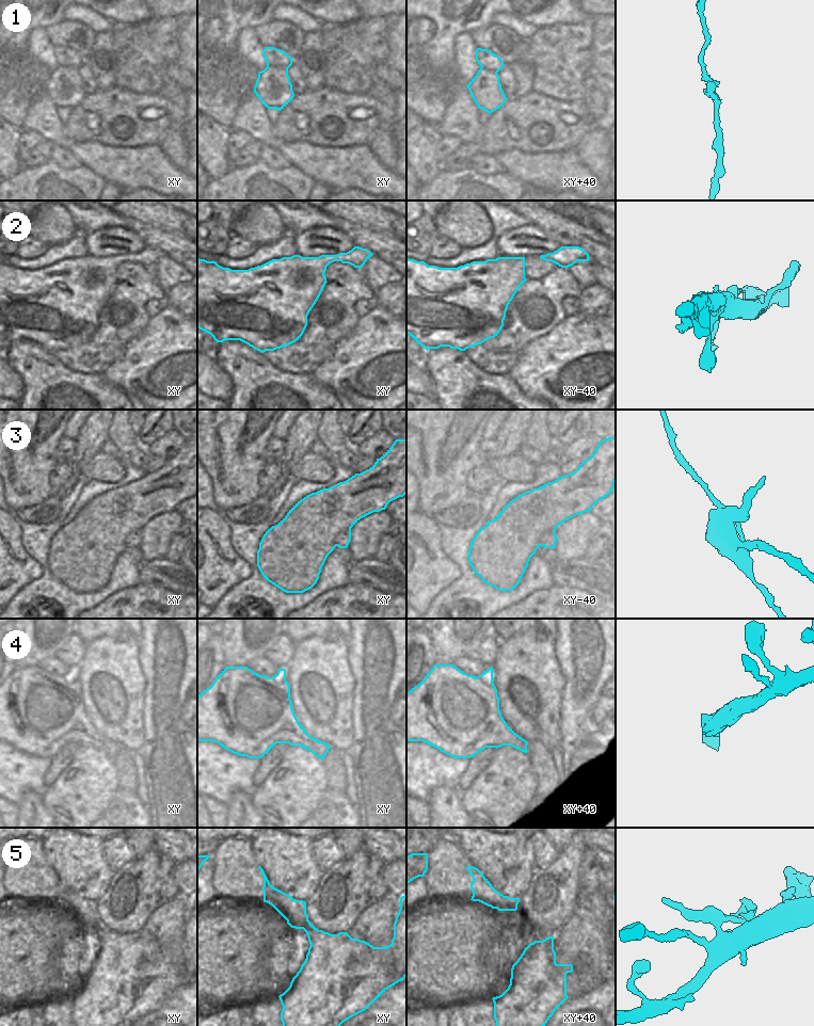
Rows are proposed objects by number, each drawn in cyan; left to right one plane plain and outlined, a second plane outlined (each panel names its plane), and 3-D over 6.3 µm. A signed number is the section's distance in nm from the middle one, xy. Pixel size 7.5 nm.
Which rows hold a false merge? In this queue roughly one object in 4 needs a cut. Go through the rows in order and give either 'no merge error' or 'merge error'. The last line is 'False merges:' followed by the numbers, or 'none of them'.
1: no merge error
2: merge error
3: merge error
4: no merge error
5: merge error
False merges: 2, 3, 5

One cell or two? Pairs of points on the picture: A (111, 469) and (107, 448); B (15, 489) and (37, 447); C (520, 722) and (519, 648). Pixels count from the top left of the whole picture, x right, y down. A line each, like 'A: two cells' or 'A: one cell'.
A: two cells
B: one cell
C: one cell

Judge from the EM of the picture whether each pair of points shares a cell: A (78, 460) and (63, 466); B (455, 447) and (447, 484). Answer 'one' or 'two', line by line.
A: two
B: one

